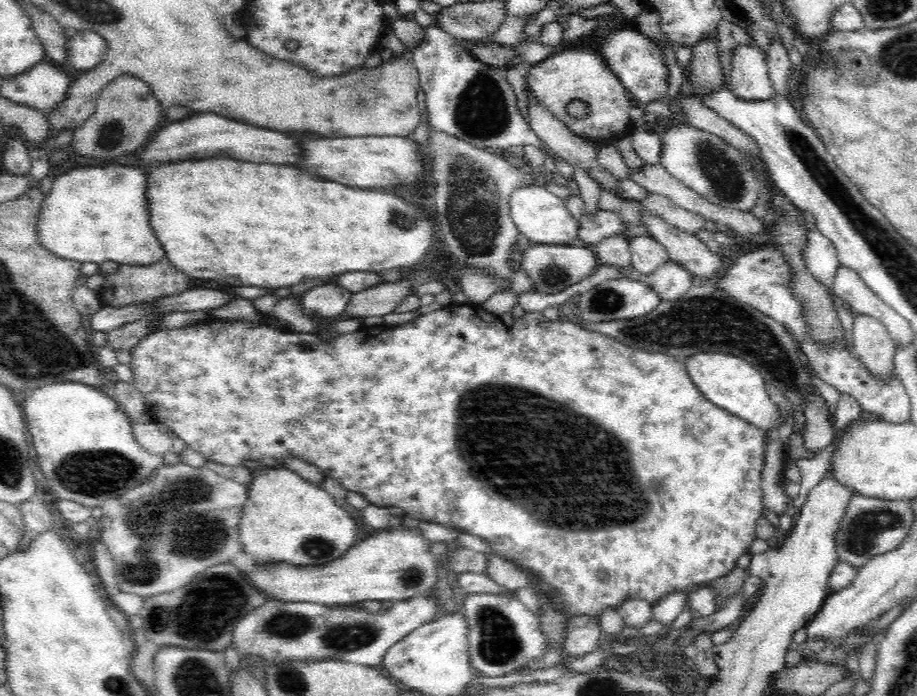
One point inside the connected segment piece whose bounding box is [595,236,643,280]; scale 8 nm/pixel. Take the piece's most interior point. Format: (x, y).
(614, 250)

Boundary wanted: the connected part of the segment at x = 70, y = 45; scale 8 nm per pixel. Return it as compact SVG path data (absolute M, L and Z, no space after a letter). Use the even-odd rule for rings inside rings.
M84 30L69 33L66 49L68 64L86 73L99 66L108 50L108 44L98 33Z

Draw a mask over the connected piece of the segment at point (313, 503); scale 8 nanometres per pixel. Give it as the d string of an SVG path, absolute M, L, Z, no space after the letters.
M263 465L252 470L248 501L239 525L243 550L260 567L284 563L320 567L341 558L356 540L356 522L321 488L312 485L283 465Z

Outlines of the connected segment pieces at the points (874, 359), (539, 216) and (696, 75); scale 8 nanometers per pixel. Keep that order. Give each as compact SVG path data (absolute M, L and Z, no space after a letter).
M856 314L852 329L852 346L854 347L854 354L862 359L862 362L874 377L878 377L878 379L889 379L891 377L895 370L893 358L896 345L882 321L866 314Z
M532 185L517 188L510 195L509 202L516 228L531 243L568 245L578 236L579 222L566 209L564 201L544 187Z
M704 38L694 45L692 60L686 71L686 76L692 83L691 92L695 96L705 97L712 91L726 84L720 65L720 51L723 44L715 38Z

